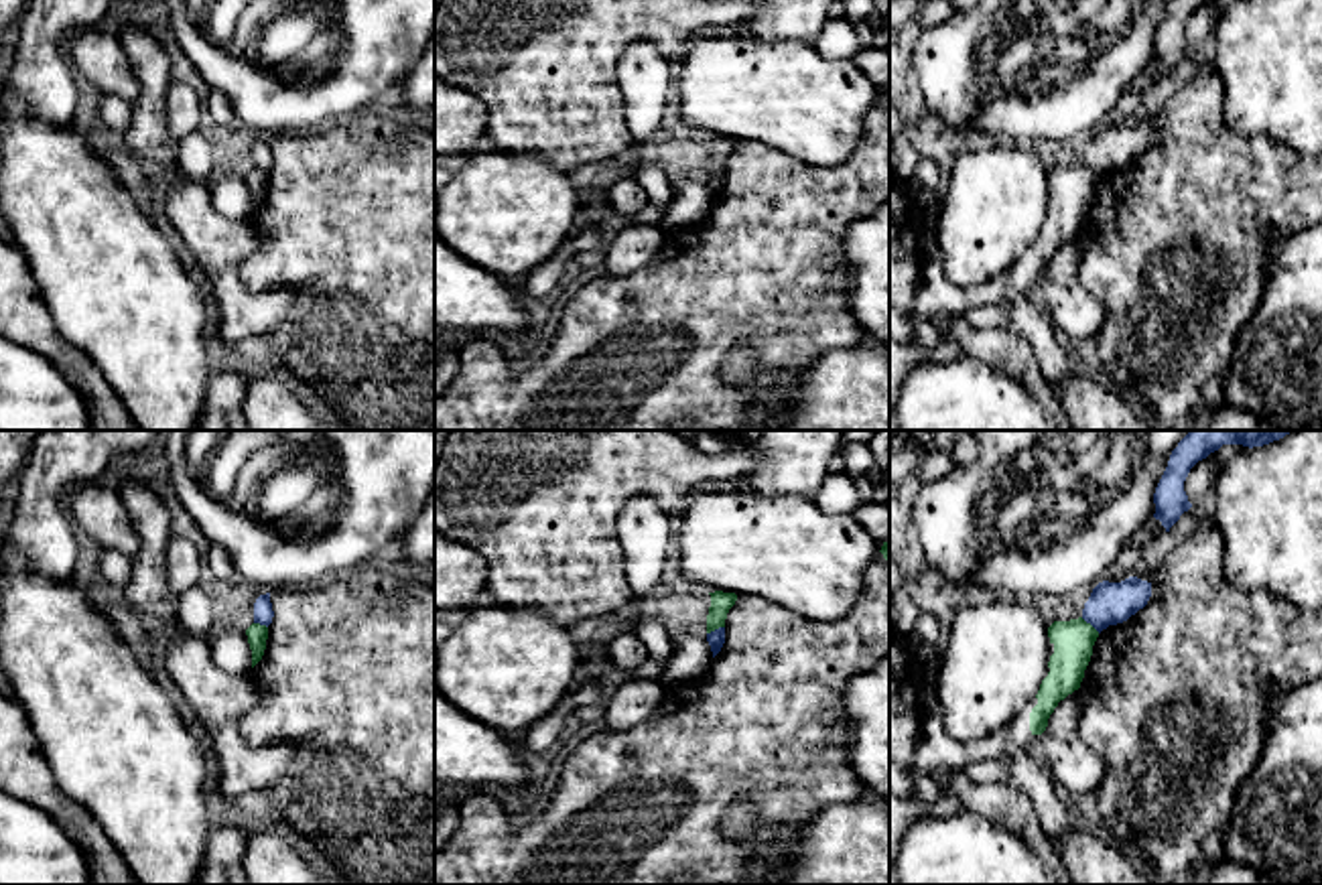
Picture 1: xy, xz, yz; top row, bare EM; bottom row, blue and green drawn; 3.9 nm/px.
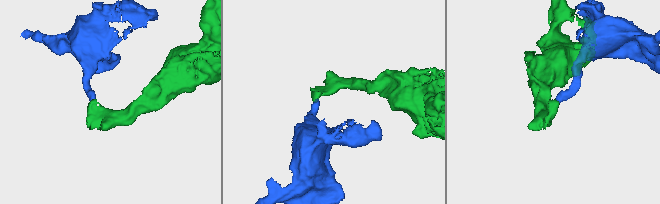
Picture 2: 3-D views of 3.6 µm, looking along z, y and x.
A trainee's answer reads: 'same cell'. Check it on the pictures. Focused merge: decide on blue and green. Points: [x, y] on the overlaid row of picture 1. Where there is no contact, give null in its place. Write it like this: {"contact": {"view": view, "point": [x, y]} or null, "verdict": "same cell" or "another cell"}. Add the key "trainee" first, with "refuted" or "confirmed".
{"trainee": "refuted", "contact": {"view": "xz", "point": [715, 630]}, "verdict": "another cell"}

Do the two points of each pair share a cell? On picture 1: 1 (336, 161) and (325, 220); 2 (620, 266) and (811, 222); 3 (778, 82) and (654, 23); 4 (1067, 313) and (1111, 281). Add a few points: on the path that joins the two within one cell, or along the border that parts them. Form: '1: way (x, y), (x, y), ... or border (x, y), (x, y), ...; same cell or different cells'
1: way (336, 175), (336, 206); same cell
2: border (665, 234), (640, 268), (604, 275); different cells
3: border (691, 37), (679, 59); different cells
4: border (1085, 248), (1079, 281), (1103, 309), (1095, 335); different cells

